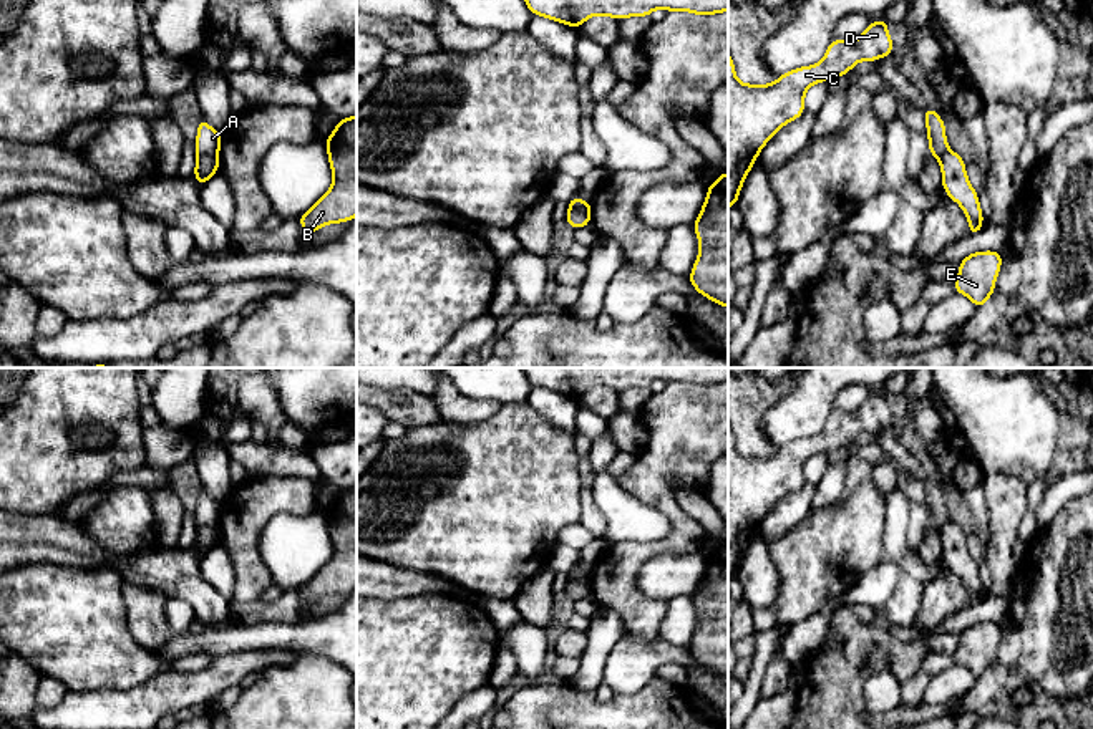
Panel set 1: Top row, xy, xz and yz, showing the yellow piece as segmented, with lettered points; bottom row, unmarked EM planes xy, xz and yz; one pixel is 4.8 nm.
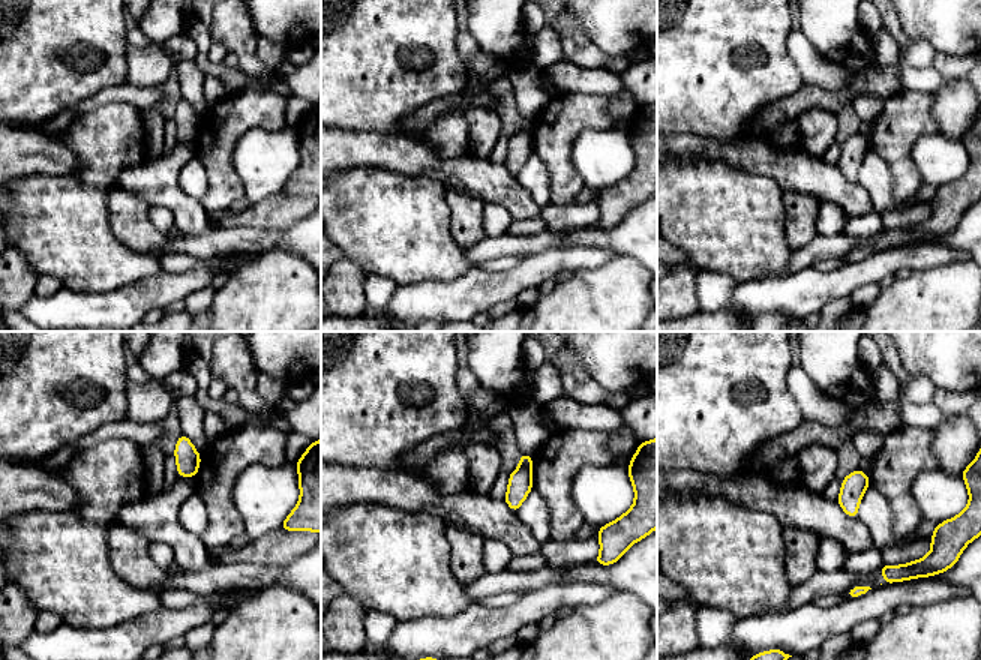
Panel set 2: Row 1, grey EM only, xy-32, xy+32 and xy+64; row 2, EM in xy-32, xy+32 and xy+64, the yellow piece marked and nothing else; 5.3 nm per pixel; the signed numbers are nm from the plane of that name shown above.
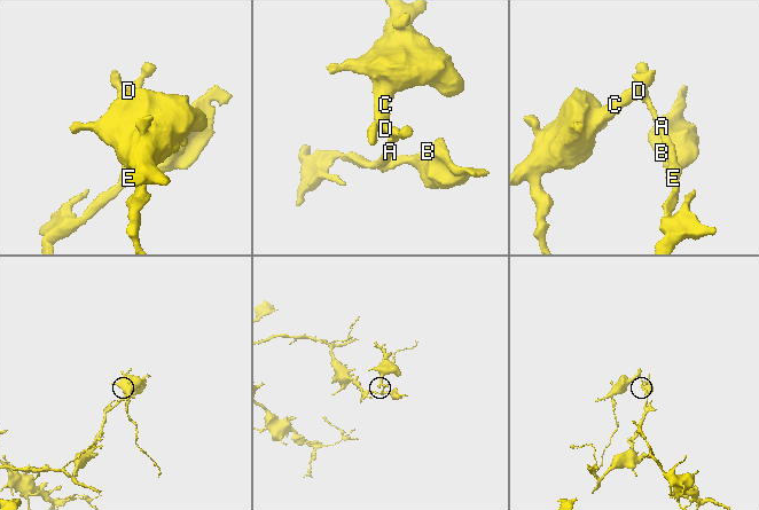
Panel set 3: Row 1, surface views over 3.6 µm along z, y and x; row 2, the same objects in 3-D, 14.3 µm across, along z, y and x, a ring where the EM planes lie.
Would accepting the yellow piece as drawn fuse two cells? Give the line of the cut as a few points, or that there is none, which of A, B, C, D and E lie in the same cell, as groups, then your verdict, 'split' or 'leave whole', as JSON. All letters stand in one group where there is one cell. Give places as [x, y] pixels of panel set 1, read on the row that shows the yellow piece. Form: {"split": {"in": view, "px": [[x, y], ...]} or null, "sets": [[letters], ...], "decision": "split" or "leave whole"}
{"split": {"in": "xy", "px": [[218, 153], [198, 154]]}, "sets": [["A", "C", "D"], ["B", "E"]], "decision": "split"}

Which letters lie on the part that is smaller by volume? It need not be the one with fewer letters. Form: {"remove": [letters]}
{"remove": ["A", "C", "D"]}

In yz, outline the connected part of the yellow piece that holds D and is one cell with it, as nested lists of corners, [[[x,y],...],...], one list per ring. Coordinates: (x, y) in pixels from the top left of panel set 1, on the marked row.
[[[882,18],[856,40],[834,38],[818,65],[791,70],[770,84],[741,83],[728,51],[728,209],[738,202],[740,189],[763,146],[781,126],[804,113],[809,86],[846,75],[857,61],[882,56],[892,56],[892,38]]]

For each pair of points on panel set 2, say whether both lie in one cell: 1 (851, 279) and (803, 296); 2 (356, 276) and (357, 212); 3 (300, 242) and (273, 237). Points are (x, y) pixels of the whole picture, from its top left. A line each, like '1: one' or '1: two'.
1: one
2: two
3: one

